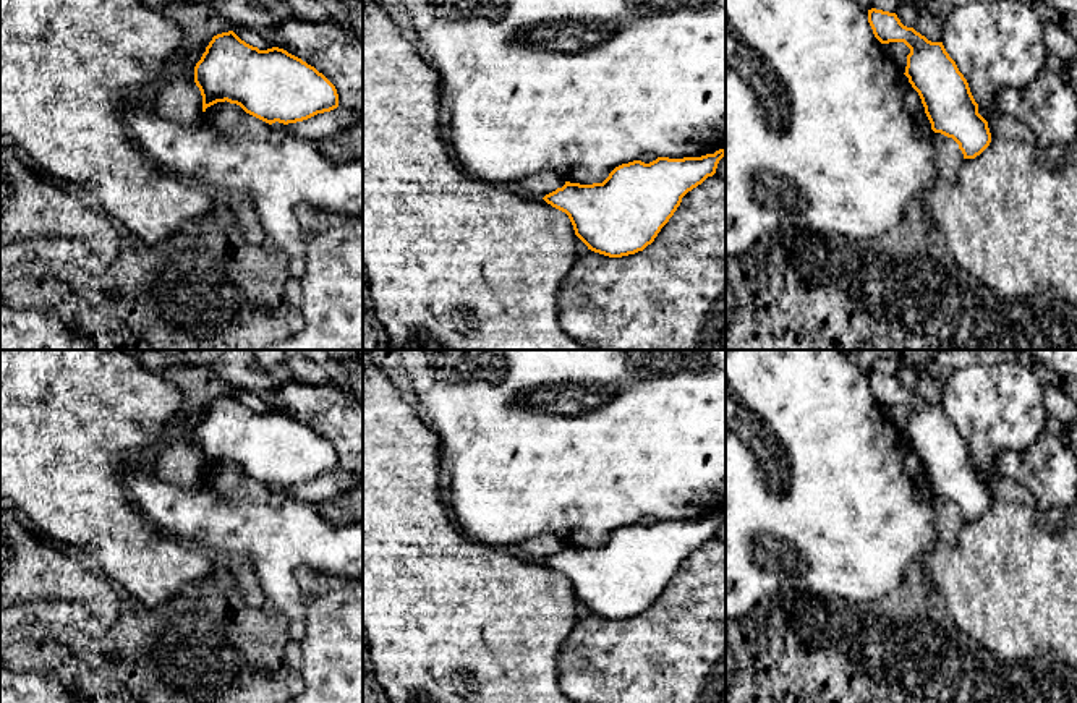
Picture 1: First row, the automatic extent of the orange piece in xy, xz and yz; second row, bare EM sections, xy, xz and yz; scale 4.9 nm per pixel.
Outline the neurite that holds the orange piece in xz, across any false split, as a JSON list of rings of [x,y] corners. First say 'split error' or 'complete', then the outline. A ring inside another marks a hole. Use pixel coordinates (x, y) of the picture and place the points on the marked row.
complete; [[[719,149],[701,157],[658,157],[649,164],[633,160],[615,167],[602,183],[565,181],[562,188],[543,199],[568,215],[575,235],[588,249],[609,258],[622,258],[651,245],[680,206],[682,198],[708,177],[713,177],[724,156],[726,151]]]

